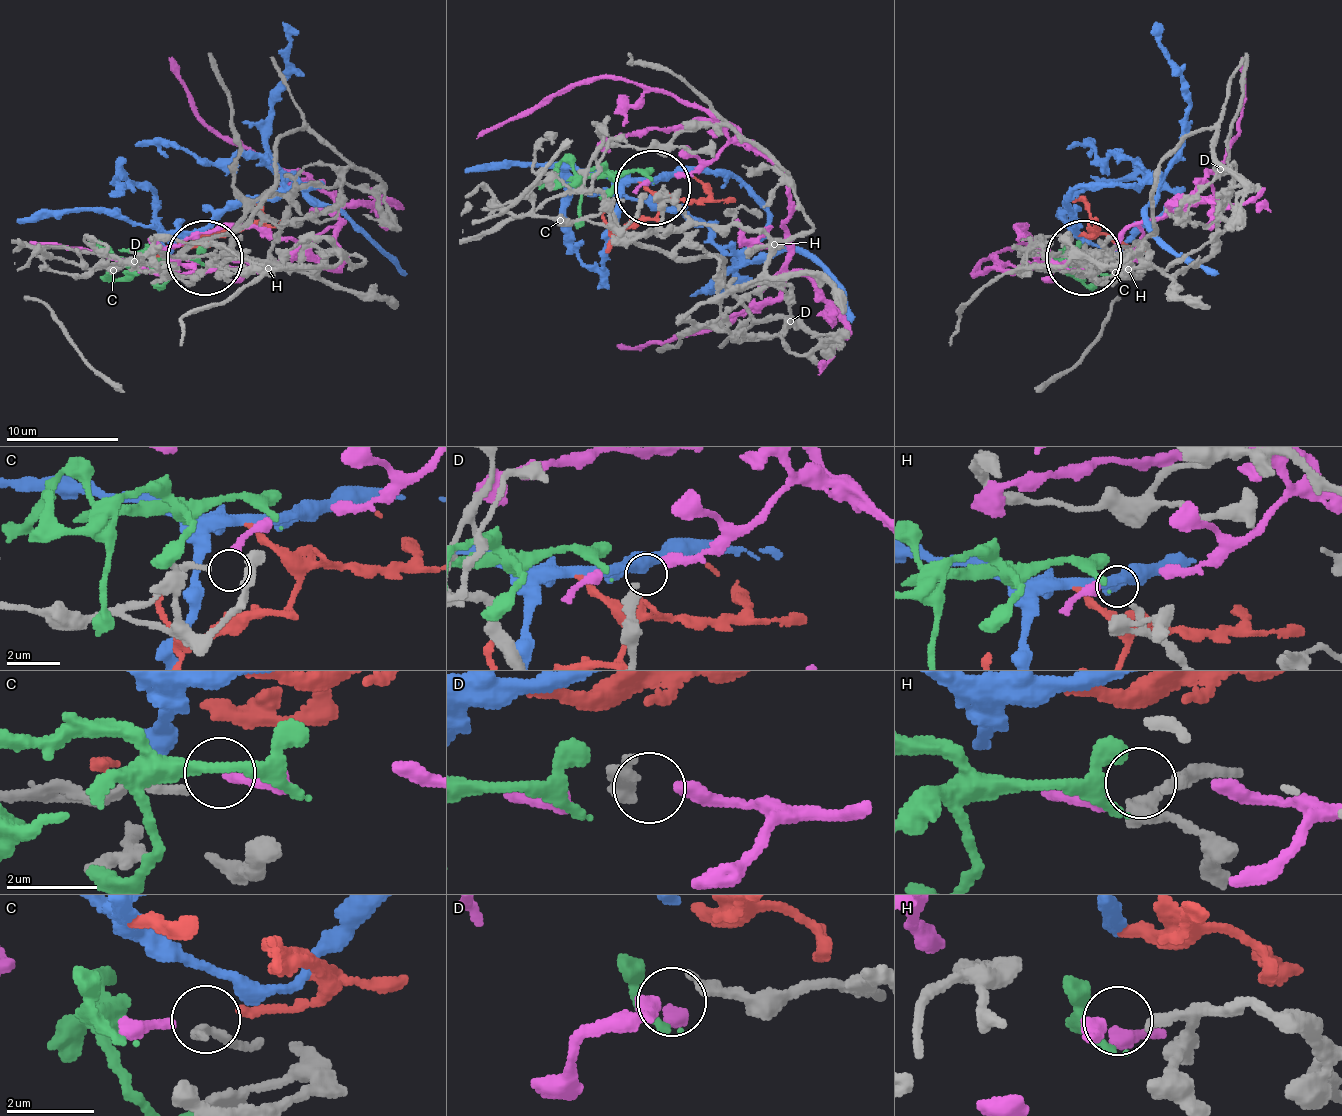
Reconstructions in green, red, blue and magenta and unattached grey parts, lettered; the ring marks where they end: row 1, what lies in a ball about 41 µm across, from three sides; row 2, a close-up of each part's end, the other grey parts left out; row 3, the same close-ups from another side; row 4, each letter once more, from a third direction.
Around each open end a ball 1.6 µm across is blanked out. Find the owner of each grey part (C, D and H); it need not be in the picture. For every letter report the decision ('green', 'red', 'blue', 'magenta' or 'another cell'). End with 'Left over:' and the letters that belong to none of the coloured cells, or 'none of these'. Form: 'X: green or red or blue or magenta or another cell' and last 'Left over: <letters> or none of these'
C: magenta
D: another cell
H: green
Left over: D

